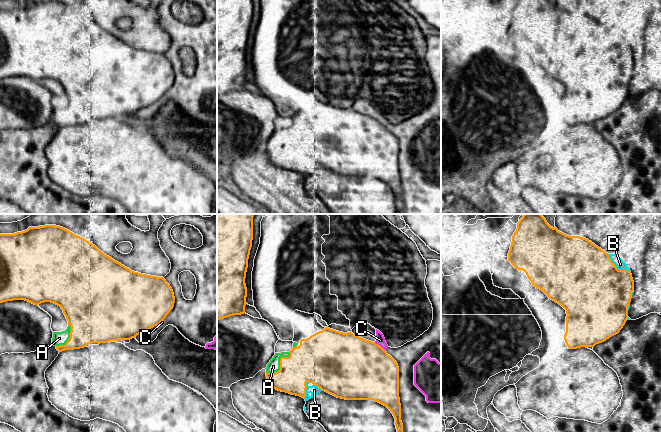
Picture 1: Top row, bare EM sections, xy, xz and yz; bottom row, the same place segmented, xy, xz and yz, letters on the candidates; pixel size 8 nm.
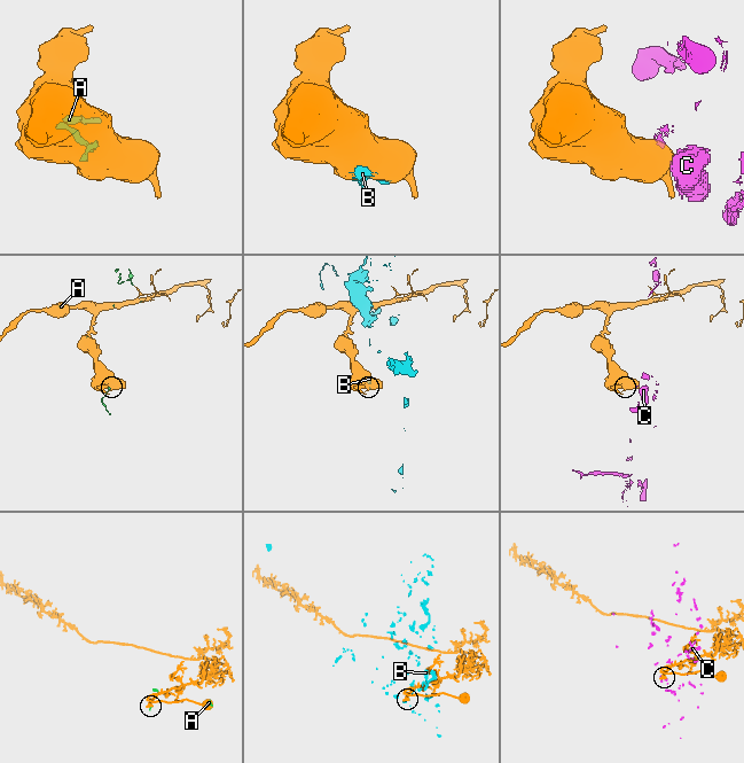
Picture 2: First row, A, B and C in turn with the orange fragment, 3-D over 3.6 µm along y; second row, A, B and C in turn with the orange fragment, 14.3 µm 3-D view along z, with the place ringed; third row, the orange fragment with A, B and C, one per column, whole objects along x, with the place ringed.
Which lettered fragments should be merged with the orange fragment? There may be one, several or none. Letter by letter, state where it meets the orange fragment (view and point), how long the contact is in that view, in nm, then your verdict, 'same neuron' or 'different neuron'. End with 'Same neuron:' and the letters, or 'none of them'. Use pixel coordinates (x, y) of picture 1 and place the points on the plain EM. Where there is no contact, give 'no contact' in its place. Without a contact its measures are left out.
A: meets orange in xz at (280, 141); contact 260 nm long; same neuron
B: meets orange in yz at (616, 43); contact 240 nm long; different neuron
C: meets orange in xz at (378, 121); contact 110 nm long; different neuron
Same neuron: A

